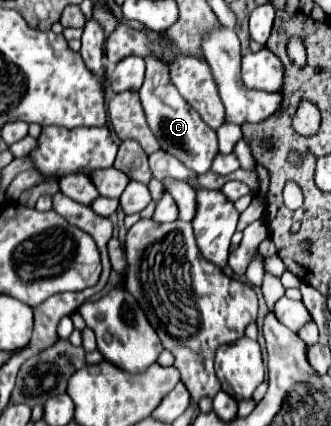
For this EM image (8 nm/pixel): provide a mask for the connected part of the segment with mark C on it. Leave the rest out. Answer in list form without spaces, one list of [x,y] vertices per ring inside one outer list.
[[[147,57],[145,63],[147,63],[147,73],[145,73],[143,87],[139,91],[139,99],[141,99],[149,129],[157,137],[163,151],[177,157],[191,171],[207,173],[211,169],[215,155],[219,153],[217,133],[197,115],[197,111],[193,111],[193,107],[189,107],[189,103],[179,95],[173,83],[169,83],[167,65],[163,65],[157,57]]]

